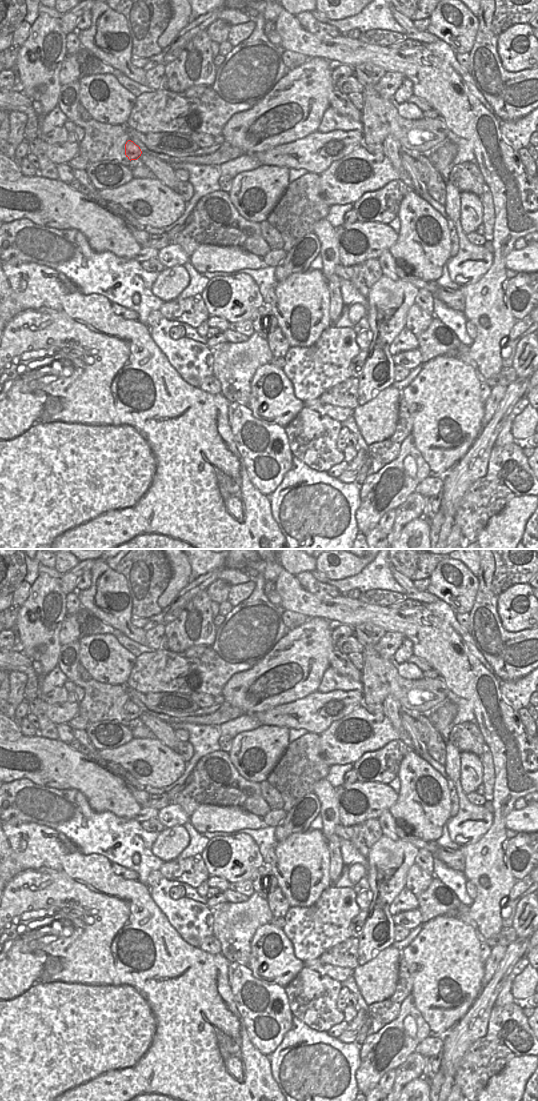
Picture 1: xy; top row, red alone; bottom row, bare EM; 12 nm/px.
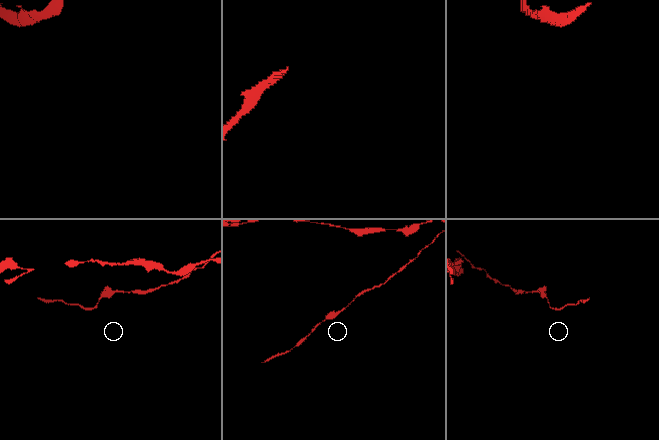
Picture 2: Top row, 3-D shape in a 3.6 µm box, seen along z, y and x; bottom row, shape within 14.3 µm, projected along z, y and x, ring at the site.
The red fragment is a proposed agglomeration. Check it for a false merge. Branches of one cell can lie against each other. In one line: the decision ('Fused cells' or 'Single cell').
Fused cells.

